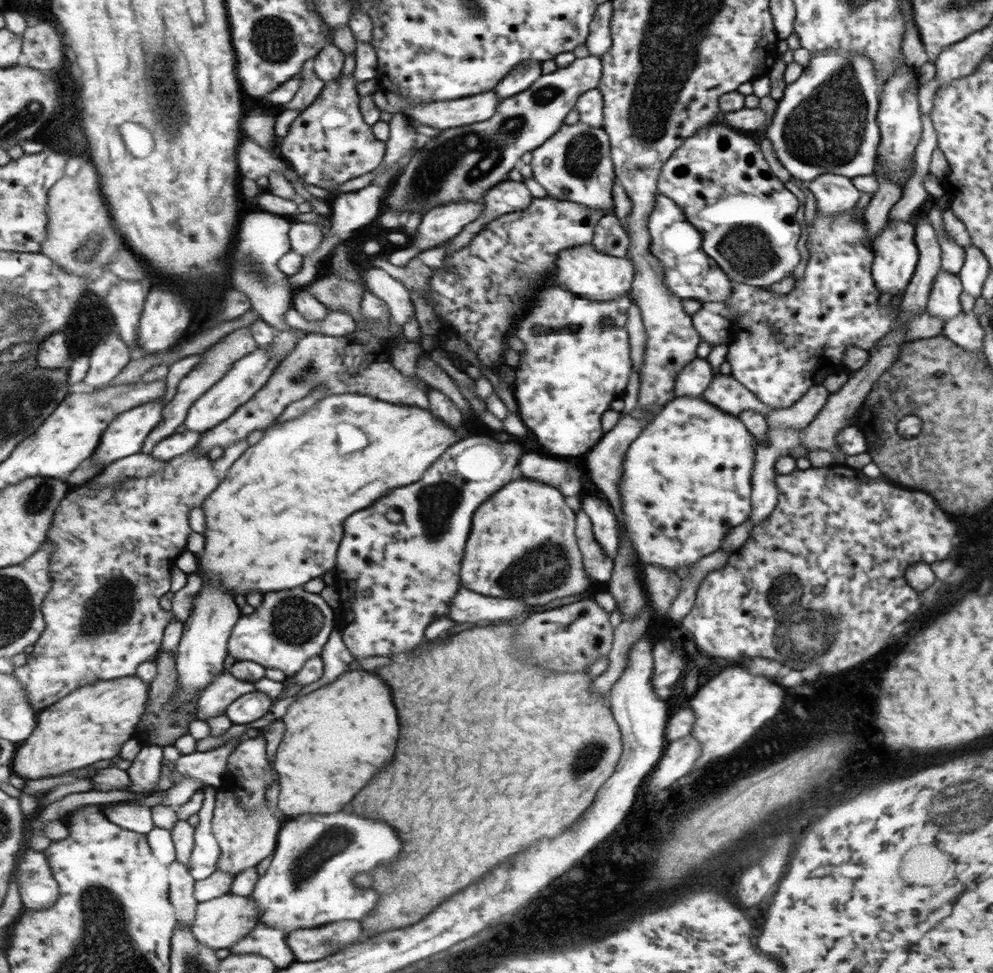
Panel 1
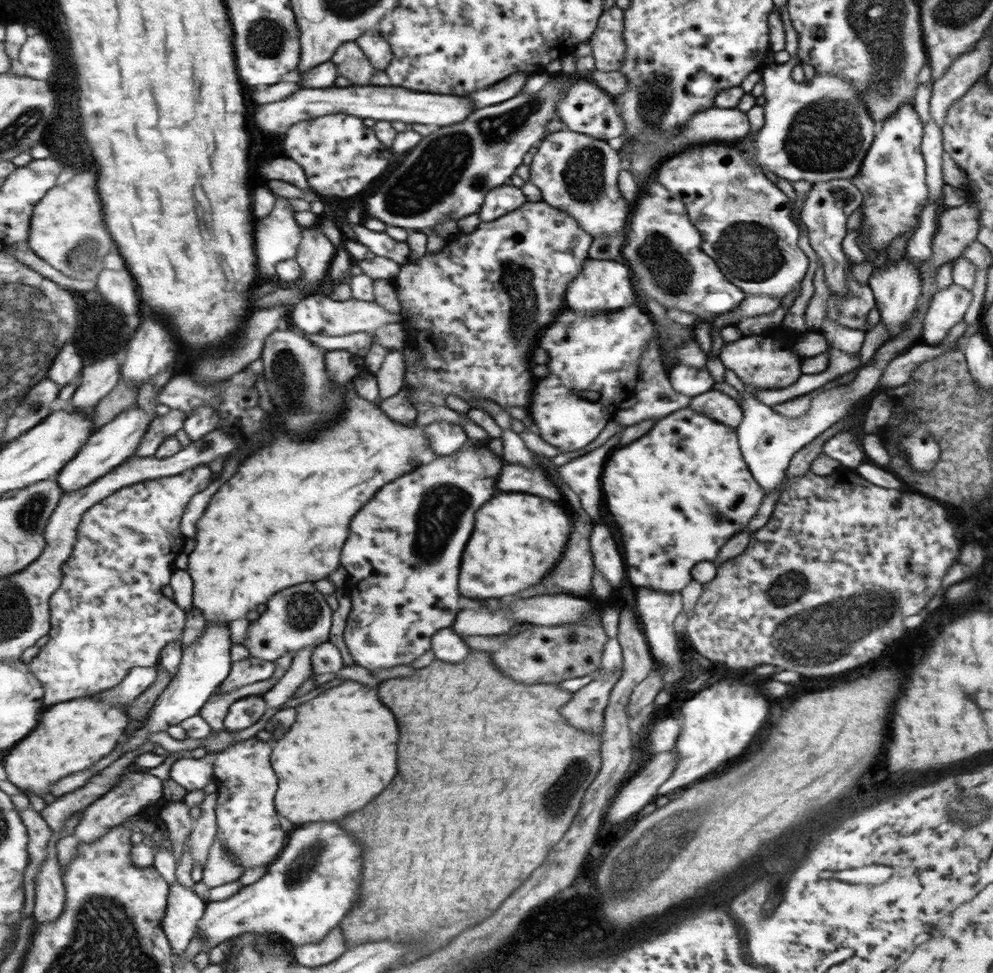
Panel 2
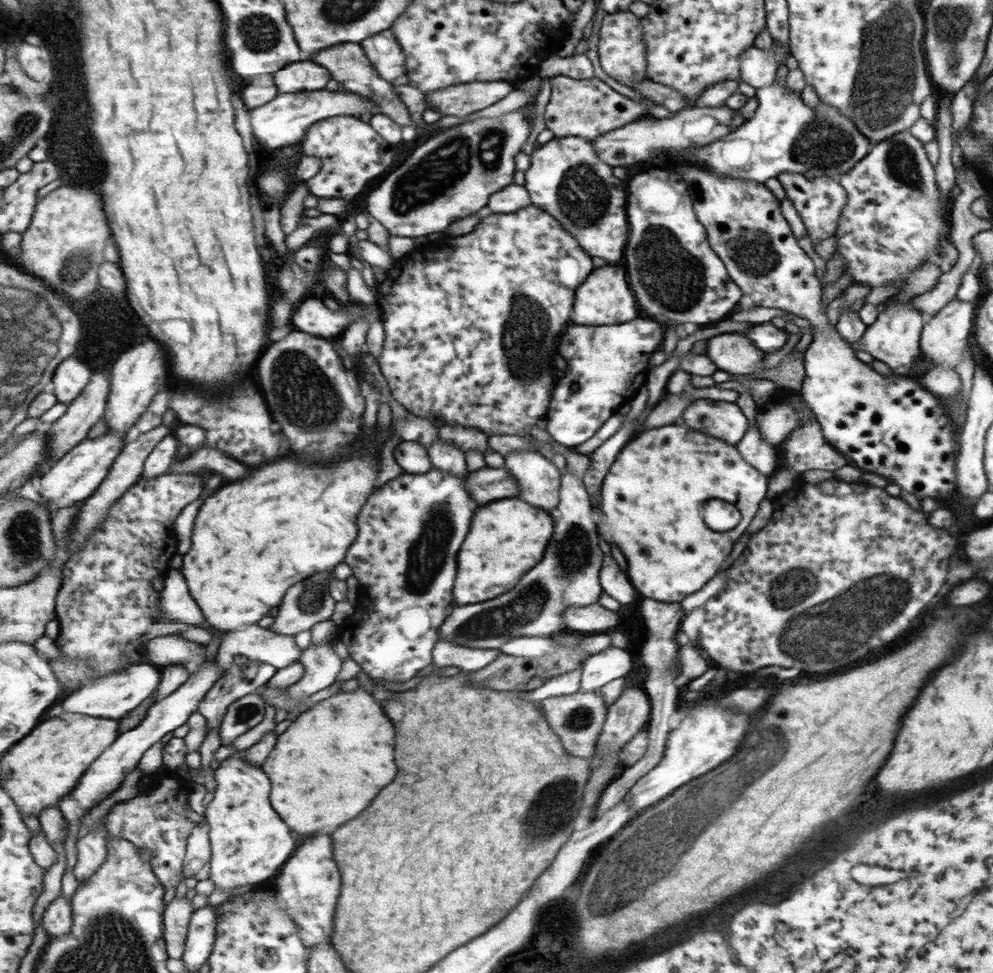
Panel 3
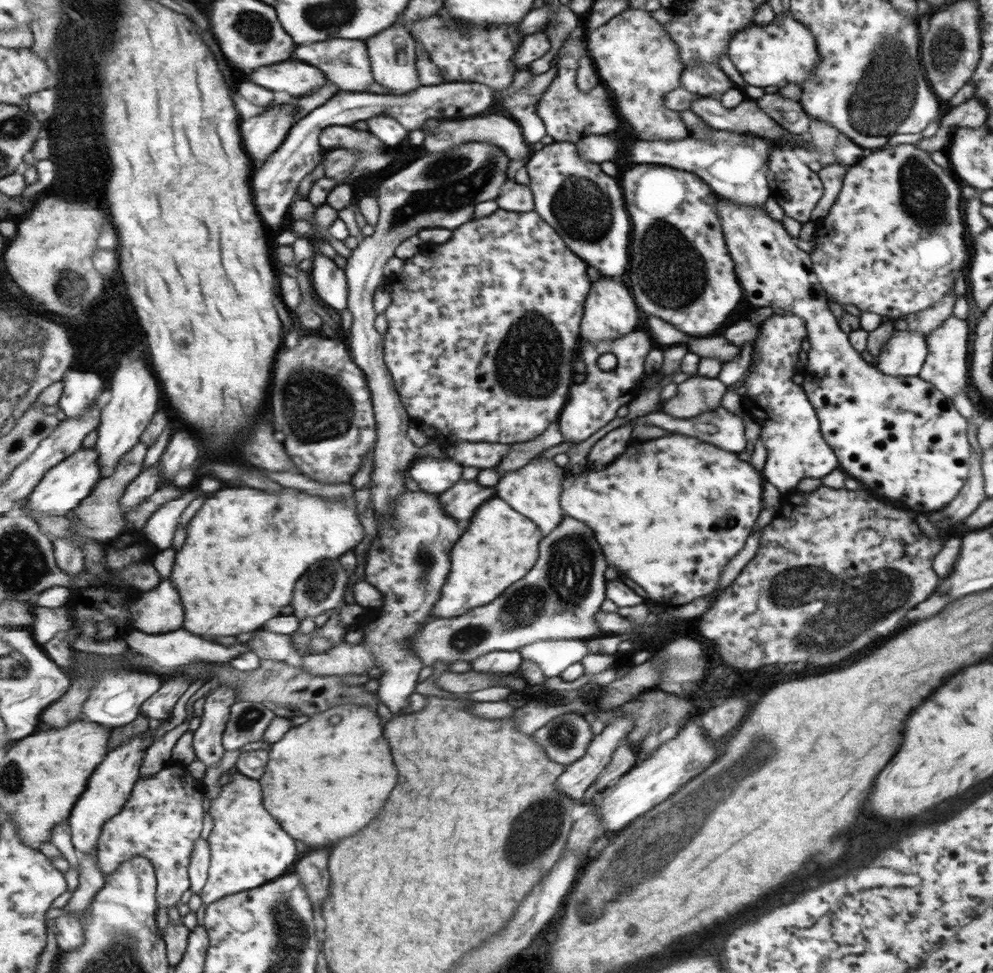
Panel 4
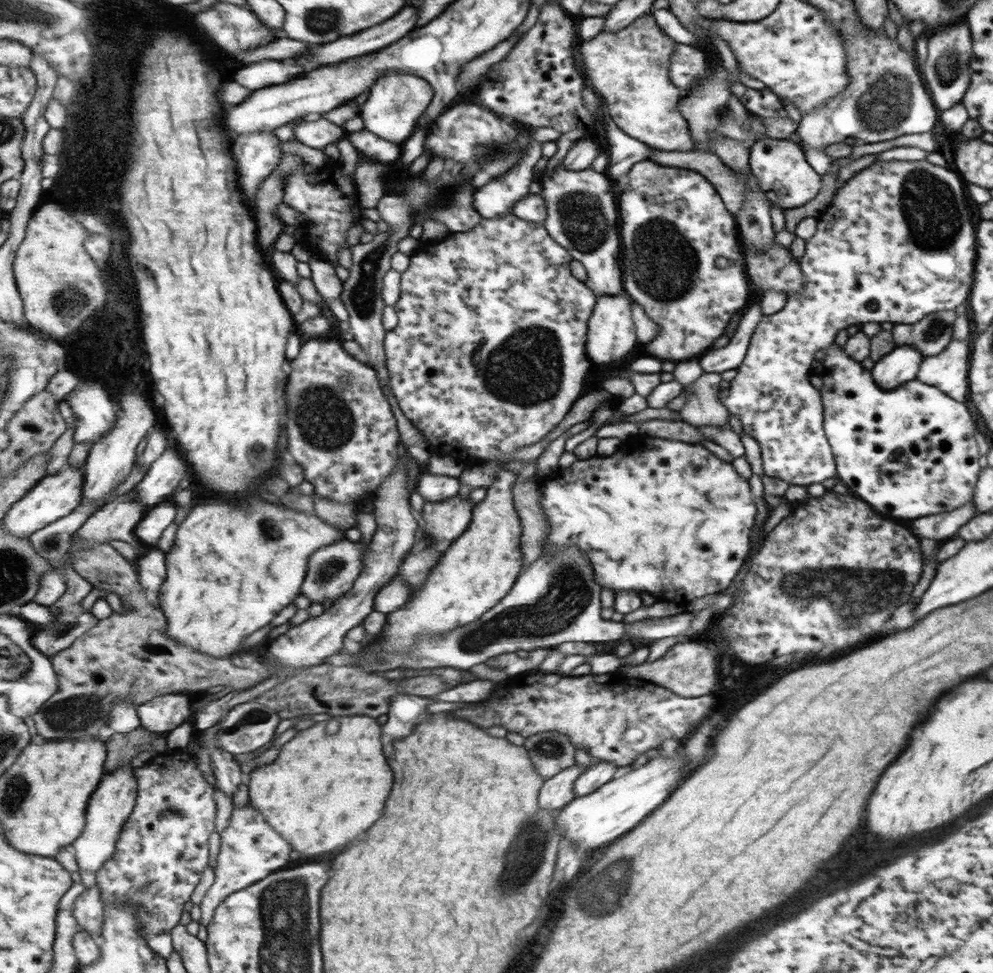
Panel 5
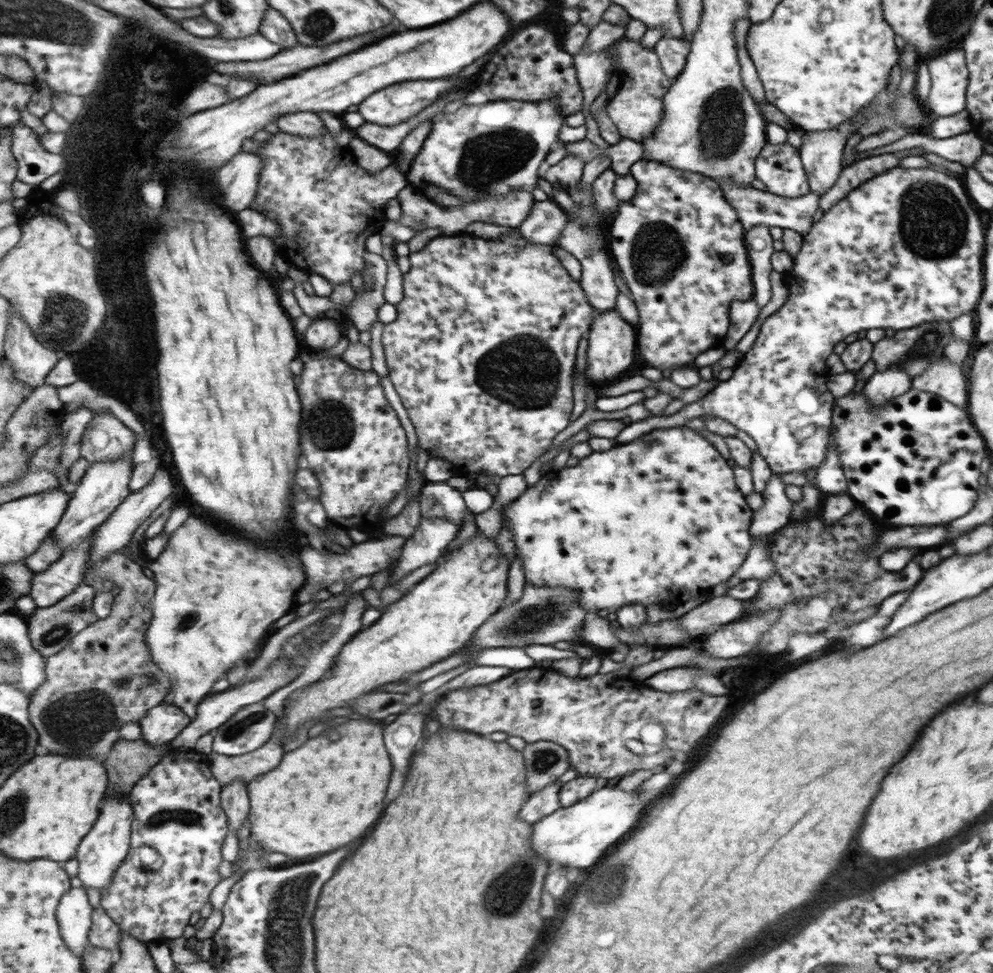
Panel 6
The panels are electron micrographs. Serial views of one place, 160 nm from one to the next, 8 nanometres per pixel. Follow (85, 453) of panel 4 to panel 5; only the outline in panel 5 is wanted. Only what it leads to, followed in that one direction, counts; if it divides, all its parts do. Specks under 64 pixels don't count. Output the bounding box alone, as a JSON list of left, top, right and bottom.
[2,466,85,539]

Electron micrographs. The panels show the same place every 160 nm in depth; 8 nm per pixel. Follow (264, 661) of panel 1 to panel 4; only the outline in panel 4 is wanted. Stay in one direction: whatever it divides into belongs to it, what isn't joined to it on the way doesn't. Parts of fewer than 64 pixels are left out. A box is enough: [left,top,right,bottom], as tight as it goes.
[292,559,349,621]

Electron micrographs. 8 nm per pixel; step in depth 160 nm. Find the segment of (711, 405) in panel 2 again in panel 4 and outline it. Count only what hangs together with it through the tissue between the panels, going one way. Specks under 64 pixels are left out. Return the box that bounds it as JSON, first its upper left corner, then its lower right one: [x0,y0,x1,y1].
[635,405,745,453]

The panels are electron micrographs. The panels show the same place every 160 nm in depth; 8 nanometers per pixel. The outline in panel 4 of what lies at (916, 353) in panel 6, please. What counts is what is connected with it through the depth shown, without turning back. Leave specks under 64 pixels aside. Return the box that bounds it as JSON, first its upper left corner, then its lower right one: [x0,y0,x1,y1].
[891,294,955,336]

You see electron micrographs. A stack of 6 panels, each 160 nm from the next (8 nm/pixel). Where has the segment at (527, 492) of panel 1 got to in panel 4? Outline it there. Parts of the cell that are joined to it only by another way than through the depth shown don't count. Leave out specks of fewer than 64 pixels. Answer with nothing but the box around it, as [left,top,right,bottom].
[430,496,544,618]

